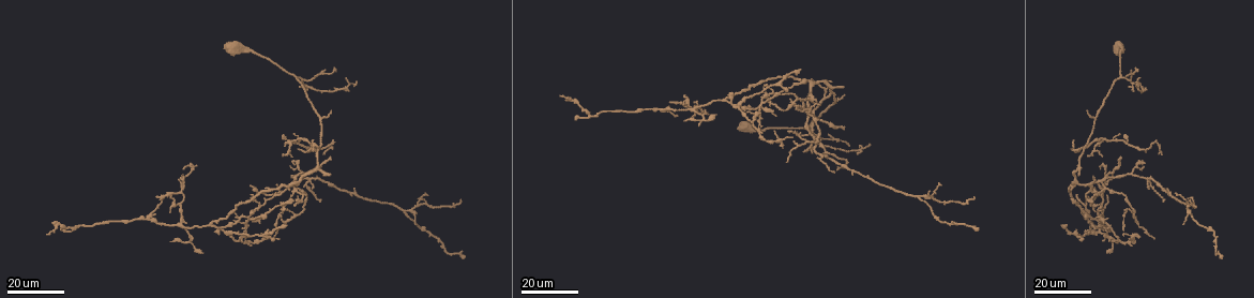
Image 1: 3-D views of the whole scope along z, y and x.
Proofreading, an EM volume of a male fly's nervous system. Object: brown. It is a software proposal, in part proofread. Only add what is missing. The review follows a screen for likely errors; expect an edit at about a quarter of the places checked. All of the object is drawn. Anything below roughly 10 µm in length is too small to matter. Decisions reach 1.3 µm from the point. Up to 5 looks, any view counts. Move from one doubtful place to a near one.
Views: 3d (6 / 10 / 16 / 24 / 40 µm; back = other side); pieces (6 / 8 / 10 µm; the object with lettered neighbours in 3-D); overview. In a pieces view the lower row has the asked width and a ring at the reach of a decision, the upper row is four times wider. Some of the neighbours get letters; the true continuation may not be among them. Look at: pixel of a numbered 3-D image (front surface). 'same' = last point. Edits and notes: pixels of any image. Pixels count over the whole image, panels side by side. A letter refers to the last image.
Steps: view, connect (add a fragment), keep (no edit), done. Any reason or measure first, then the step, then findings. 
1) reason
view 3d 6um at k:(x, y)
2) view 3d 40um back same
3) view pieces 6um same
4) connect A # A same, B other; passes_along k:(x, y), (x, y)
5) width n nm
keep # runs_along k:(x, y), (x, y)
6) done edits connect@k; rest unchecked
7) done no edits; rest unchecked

branch stops here
view 3d 16um at 1:(1123, 136)

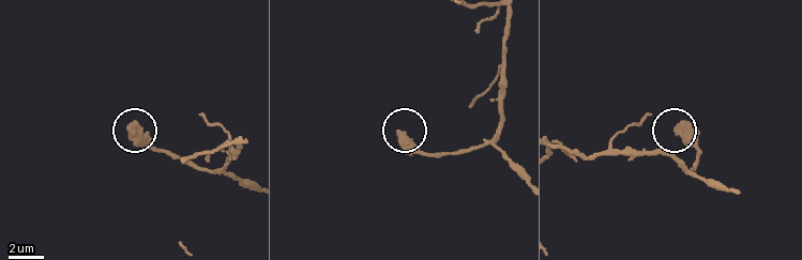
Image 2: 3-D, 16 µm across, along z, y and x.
what lies round it
view pieces 6um at 2:(400, 133)

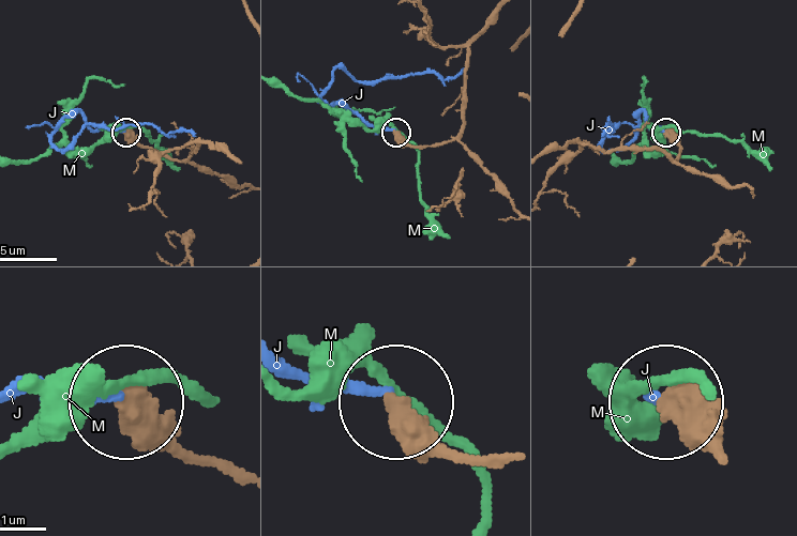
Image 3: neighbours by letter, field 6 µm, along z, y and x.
width 490 nm
keep # J other, M other; none of them fits

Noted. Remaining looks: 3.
end of a long branch
view 3d 24um at 1:(358, 81)

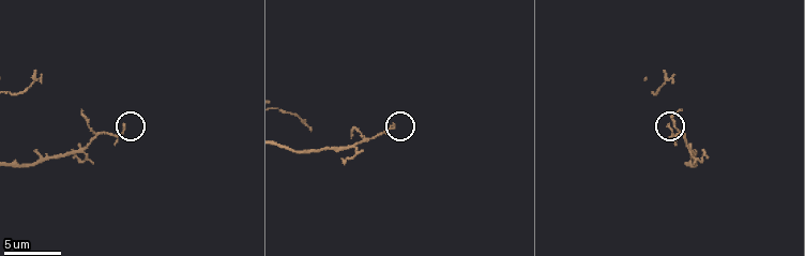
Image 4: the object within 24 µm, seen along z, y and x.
view pieces 10um at 4:(670, 127)

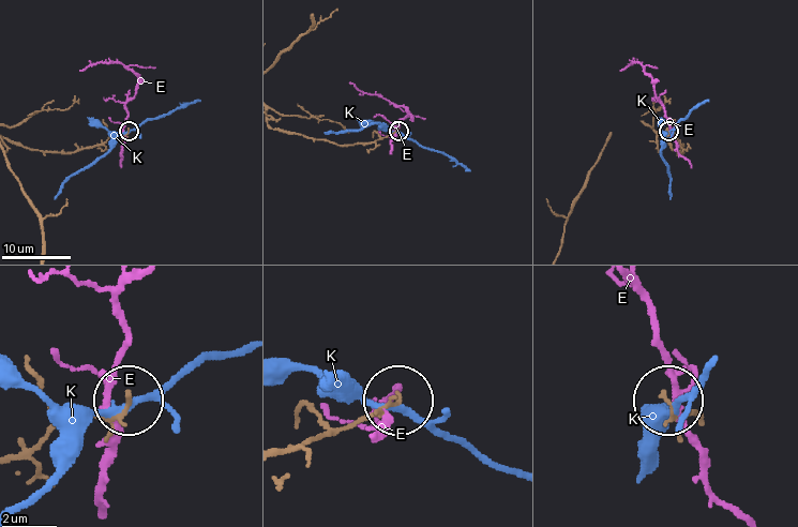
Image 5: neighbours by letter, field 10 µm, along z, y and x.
keep # E other, K other; runs_along 5:(284, 451), (354, 427), (394, 403); no lettered fragment goes on from it

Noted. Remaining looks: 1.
done no edits; rest unchecked

